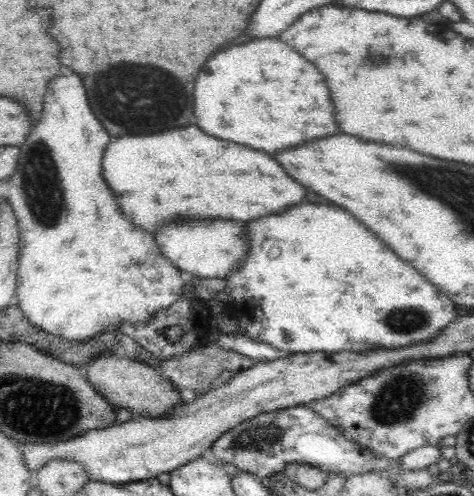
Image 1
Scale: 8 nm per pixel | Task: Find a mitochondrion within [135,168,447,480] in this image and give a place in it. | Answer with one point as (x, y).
(395, 404)

